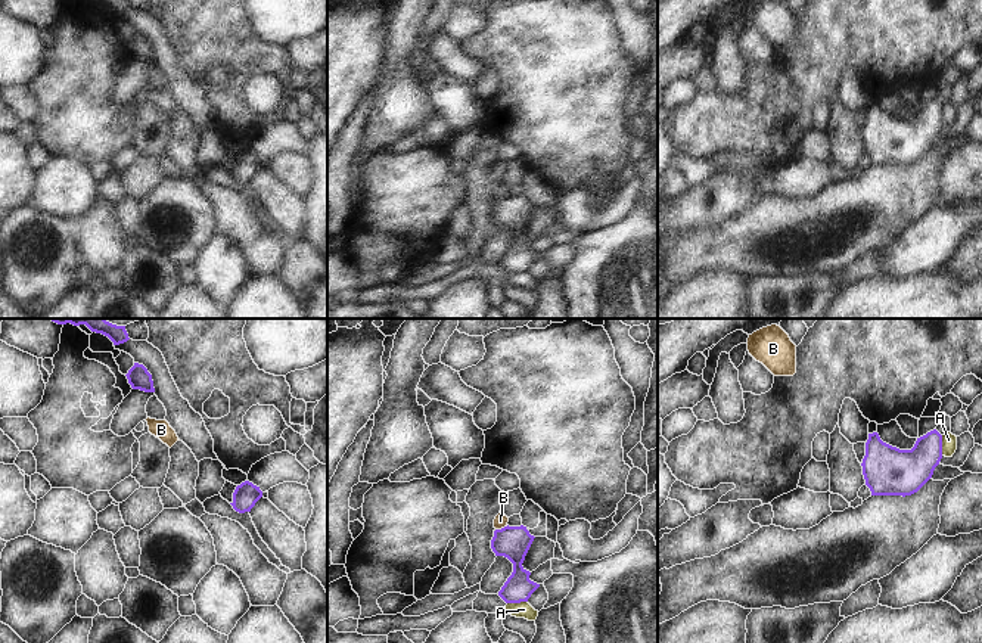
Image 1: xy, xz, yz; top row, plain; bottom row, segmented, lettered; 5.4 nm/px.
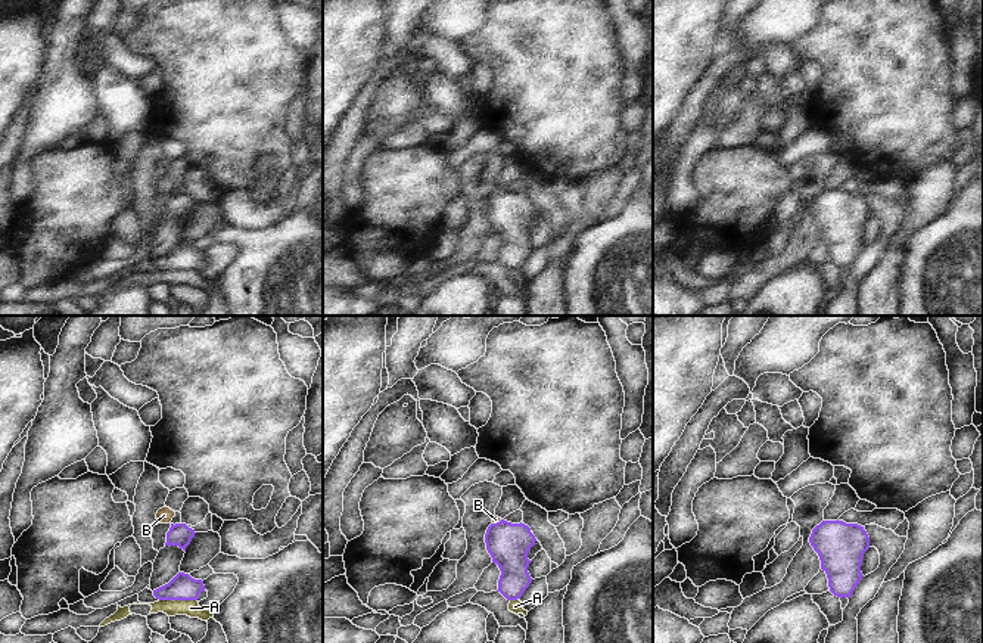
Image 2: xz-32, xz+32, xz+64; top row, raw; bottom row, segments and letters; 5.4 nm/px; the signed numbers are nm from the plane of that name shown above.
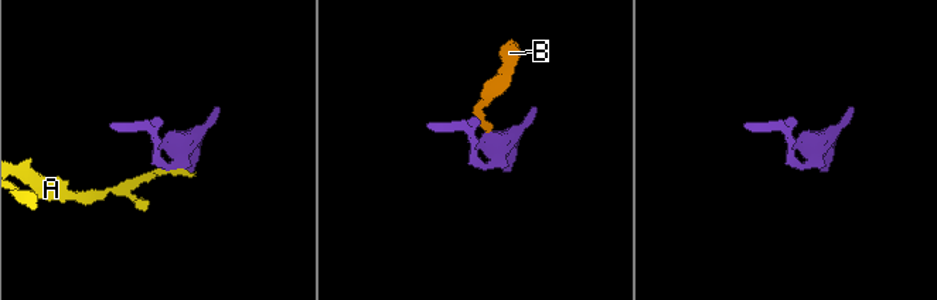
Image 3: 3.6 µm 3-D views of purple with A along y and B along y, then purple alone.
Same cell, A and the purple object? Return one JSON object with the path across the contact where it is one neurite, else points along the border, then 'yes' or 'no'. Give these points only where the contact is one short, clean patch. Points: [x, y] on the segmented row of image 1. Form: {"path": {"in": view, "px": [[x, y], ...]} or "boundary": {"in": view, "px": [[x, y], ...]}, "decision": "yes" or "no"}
{"boundary": {"in": "xz", "px": [[527, 600], [507, 603]]}, "decision": "no"}

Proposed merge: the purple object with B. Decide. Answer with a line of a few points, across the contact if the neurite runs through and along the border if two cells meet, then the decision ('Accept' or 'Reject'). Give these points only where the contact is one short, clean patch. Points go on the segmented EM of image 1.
Line: xz (513, 543), (502, 528), (500, 521). Accept.

